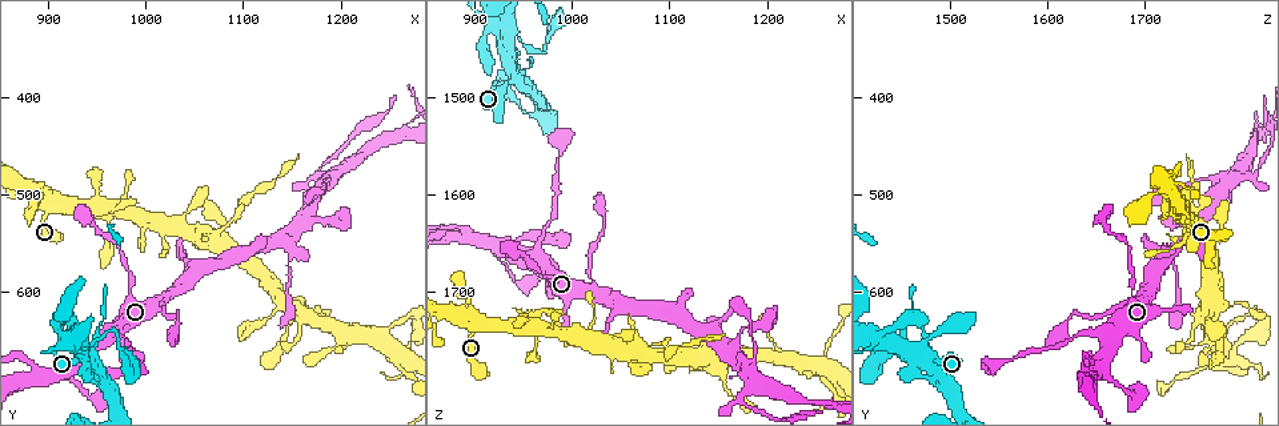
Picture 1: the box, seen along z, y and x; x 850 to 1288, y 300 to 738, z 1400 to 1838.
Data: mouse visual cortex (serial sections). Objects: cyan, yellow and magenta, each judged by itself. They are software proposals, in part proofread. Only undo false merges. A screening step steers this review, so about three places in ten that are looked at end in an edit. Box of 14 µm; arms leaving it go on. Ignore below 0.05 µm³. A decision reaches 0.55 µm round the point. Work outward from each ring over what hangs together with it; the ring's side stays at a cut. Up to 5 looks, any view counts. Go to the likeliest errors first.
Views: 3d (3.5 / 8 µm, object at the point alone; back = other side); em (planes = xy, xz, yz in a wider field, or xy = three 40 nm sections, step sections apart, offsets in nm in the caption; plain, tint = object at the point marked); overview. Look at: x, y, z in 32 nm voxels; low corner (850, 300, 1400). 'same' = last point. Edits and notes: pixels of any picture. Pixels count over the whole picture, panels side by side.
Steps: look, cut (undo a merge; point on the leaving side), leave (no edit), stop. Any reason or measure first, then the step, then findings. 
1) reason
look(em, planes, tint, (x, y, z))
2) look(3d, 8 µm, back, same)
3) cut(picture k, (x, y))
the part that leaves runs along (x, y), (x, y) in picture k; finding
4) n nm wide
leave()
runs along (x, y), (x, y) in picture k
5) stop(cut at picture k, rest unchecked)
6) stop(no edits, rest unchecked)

sharp bend
look(3d, 3.5 µm, (1020, 605, 1700))

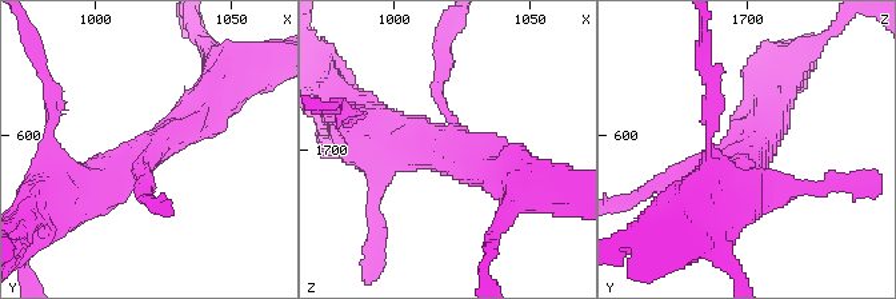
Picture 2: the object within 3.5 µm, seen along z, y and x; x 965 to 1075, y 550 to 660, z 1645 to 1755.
3 arms; arms of 150, 450, 500 nm
look(em, xy, step 2, tint, (1018, 608, 1702))

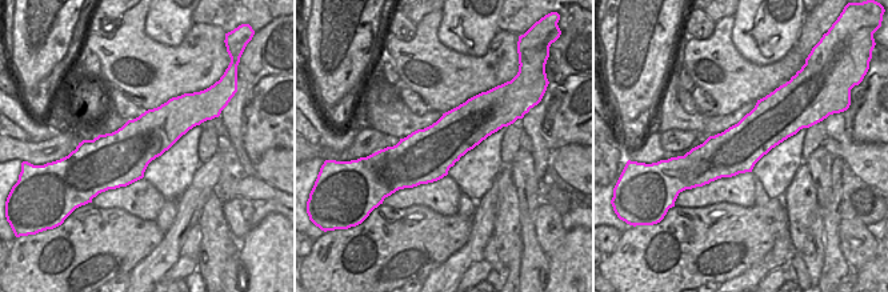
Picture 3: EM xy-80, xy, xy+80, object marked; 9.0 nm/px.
leave()
runs along (72, 191), (154, 150), (211, 96) in picture 2; all the same cell

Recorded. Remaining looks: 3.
look(3d, 3.5 µm, (965, 640, 1450))

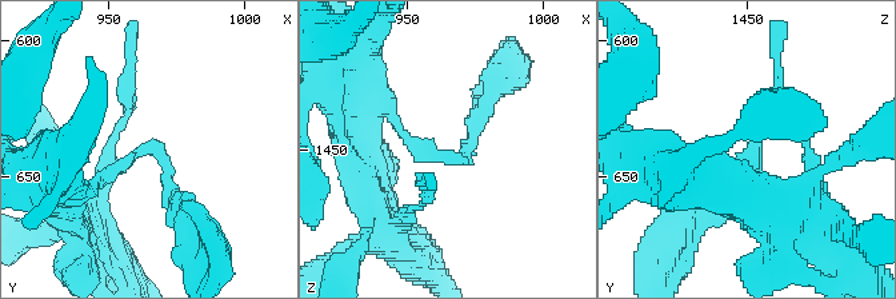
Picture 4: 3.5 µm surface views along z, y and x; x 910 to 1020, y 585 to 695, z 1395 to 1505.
arms of 150, 200 nm
look(em, xy, step 1, tint, (967, 639, 1453))

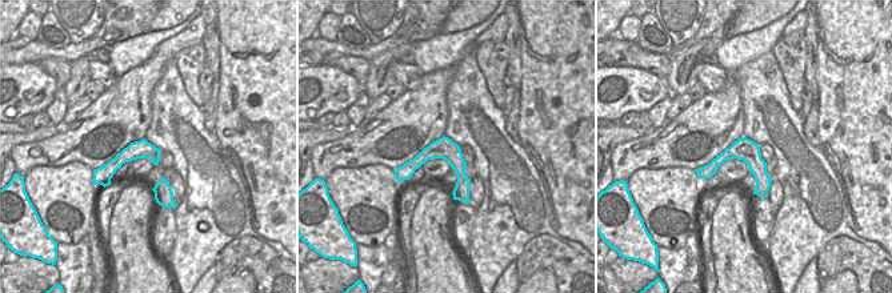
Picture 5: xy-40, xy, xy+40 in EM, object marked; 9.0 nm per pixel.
look(em, xy, step 2, tint, same)

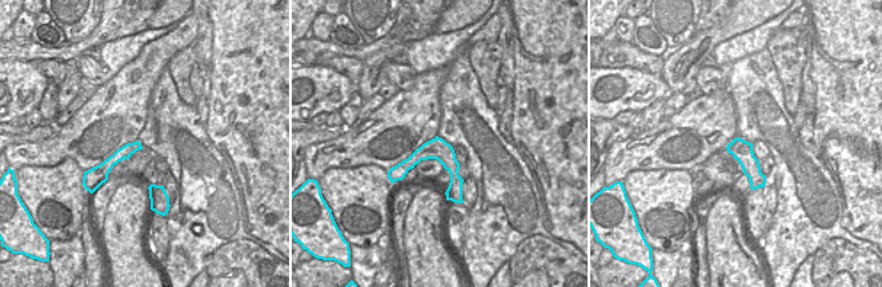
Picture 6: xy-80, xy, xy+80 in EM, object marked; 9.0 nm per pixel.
190 nm wide
leave()
runs along (91, 190), (152, 148), (182, 206) in picture 4; continuous, no second cell

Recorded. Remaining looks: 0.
stop(no edits, rest unchecked)

